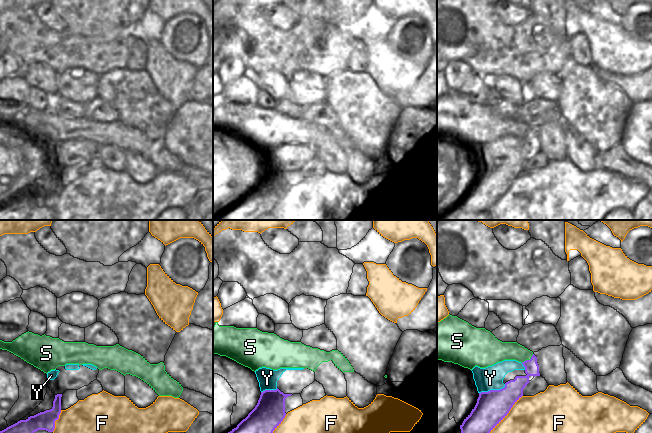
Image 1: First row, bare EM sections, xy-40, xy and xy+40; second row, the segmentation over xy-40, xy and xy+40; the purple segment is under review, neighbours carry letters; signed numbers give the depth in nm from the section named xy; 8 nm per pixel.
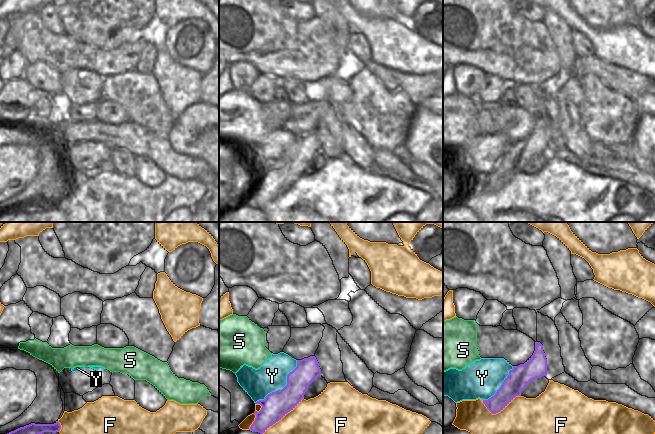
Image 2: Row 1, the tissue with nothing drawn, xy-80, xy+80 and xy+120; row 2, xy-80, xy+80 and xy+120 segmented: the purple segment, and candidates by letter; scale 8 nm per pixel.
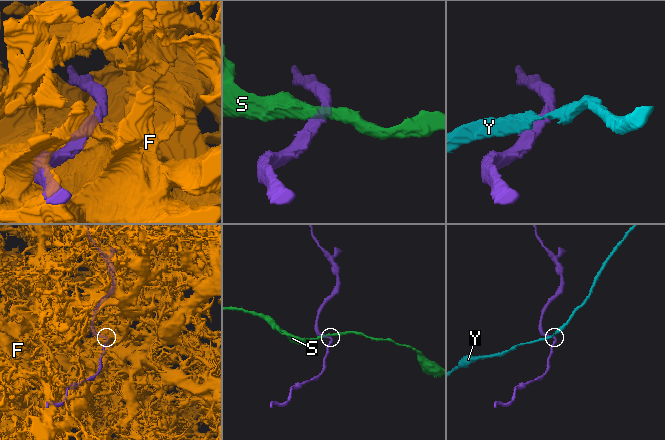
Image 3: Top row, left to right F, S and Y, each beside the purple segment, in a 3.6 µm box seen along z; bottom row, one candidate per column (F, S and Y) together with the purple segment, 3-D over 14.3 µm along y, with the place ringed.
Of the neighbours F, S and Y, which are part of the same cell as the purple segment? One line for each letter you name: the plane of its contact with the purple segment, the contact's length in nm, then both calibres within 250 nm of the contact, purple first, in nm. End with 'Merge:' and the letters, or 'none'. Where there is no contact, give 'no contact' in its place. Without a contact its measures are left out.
Merge: none

